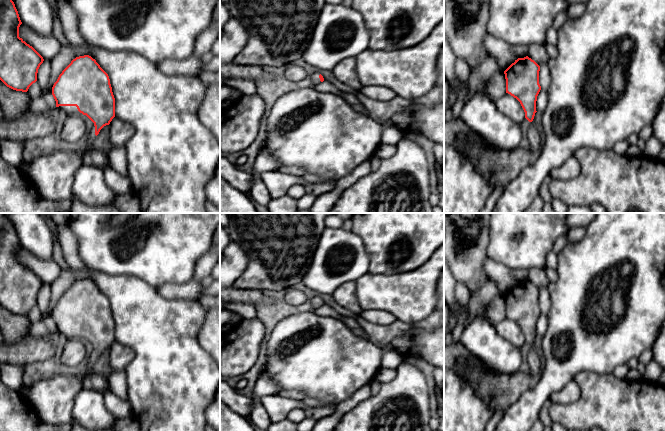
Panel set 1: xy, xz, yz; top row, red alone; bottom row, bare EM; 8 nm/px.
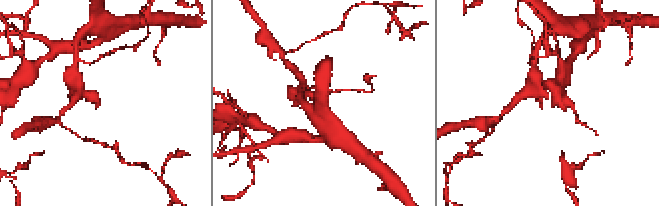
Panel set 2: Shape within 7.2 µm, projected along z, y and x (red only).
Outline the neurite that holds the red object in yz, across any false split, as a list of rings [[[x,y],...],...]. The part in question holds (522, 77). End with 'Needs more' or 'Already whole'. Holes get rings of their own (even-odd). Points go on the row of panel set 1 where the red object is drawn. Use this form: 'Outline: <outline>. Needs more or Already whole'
Outline: [[[528,56],[518,58],[504,71],[506,93],[520,102],[529,122],[533,121],[537,112],[536,101],[541,90],[539,71],[540,66]]]. Already whole

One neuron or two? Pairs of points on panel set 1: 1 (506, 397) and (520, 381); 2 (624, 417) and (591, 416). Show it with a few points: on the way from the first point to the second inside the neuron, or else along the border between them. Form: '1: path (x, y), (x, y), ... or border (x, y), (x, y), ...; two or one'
1: path (508, 393), (516, 385); one
2: path (616, 416), (599, 416); one

